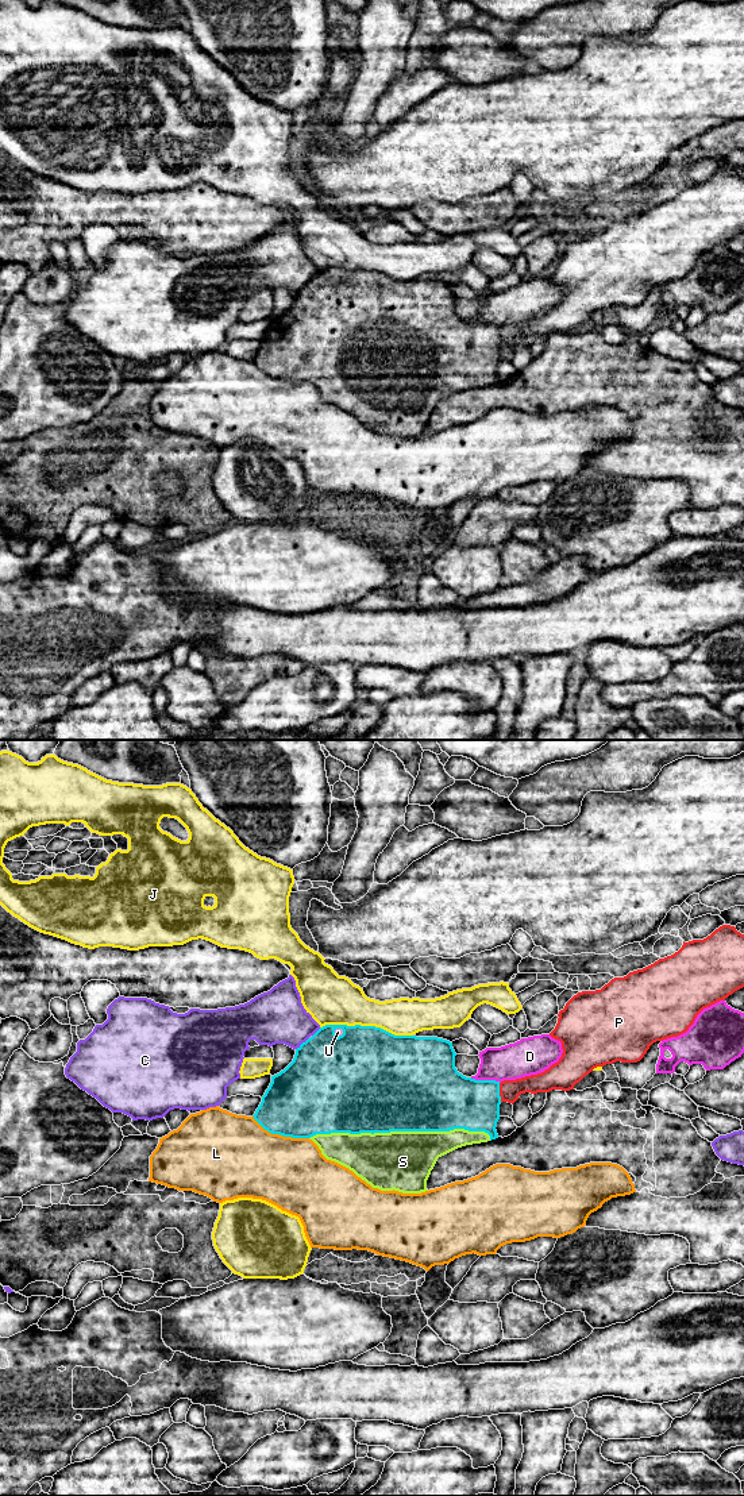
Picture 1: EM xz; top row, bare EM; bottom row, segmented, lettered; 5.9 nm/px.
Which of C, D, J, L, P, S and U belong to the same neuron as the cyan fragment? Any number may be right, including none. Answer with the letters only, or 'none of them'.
S, U

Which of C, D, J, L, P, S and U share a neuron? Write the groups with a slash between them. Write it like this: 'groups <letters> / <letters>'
groups C / D / J / L / P / S U

